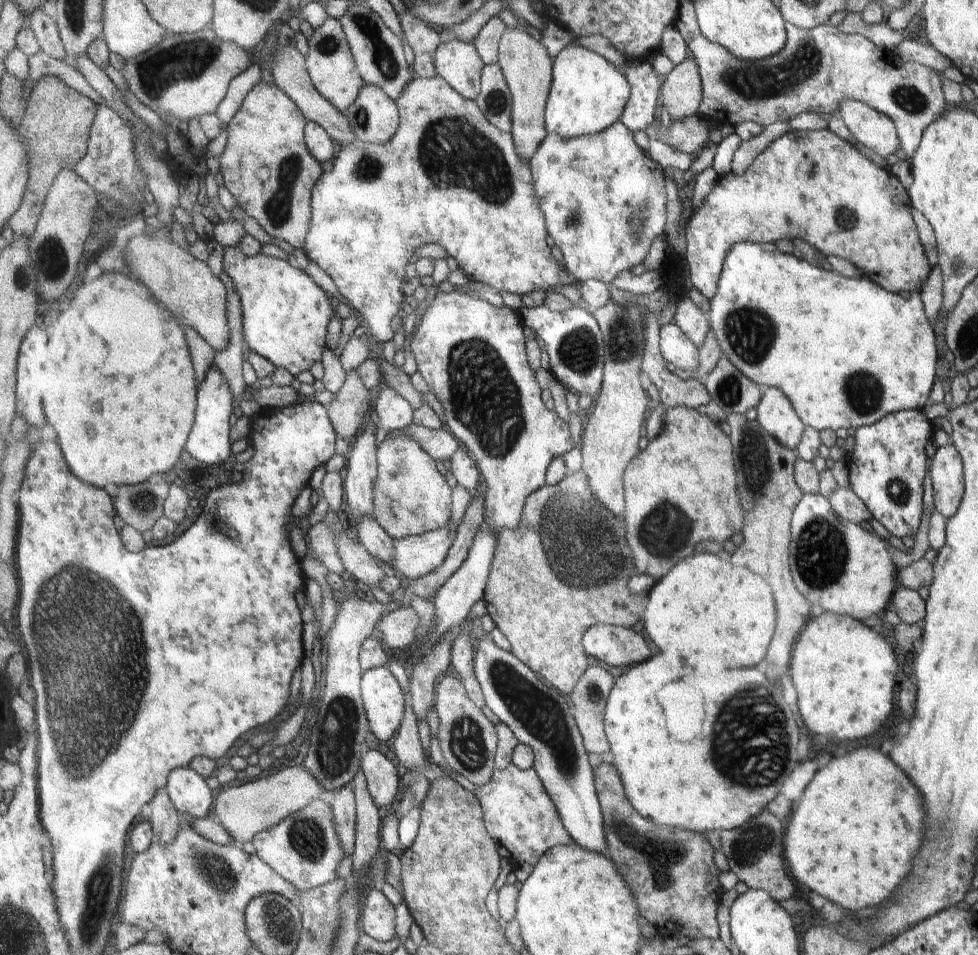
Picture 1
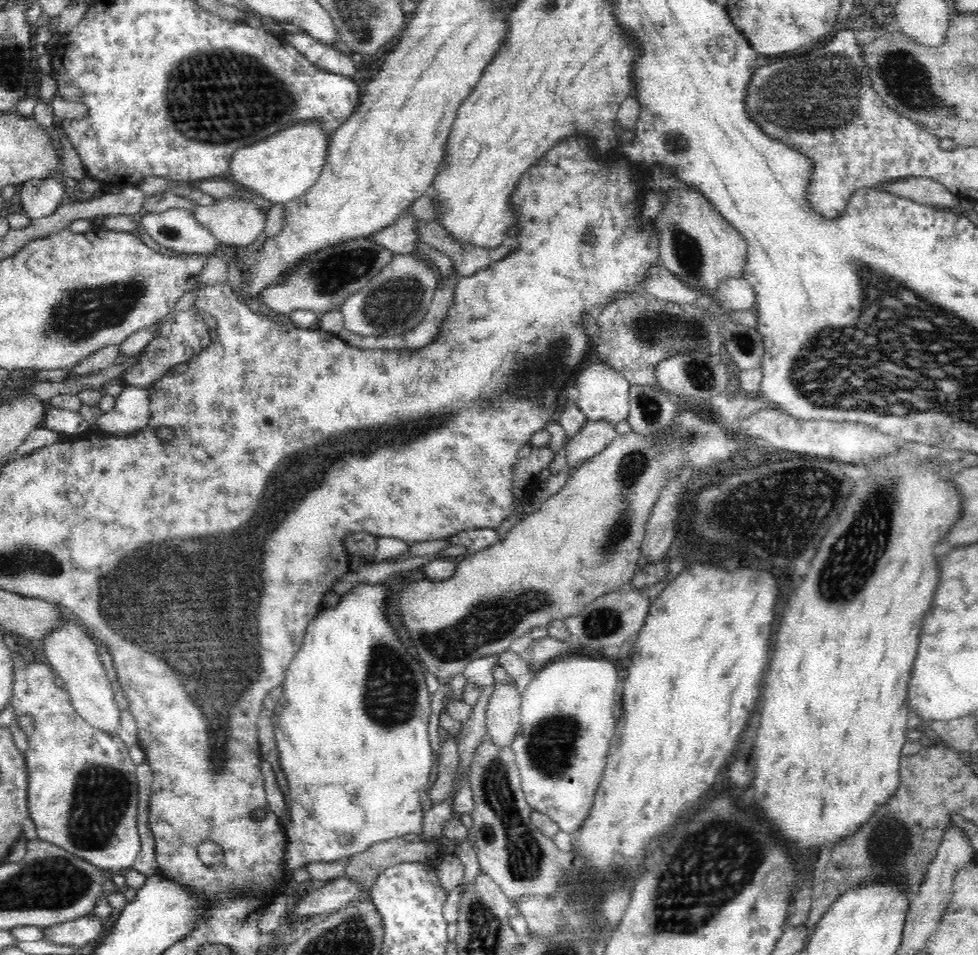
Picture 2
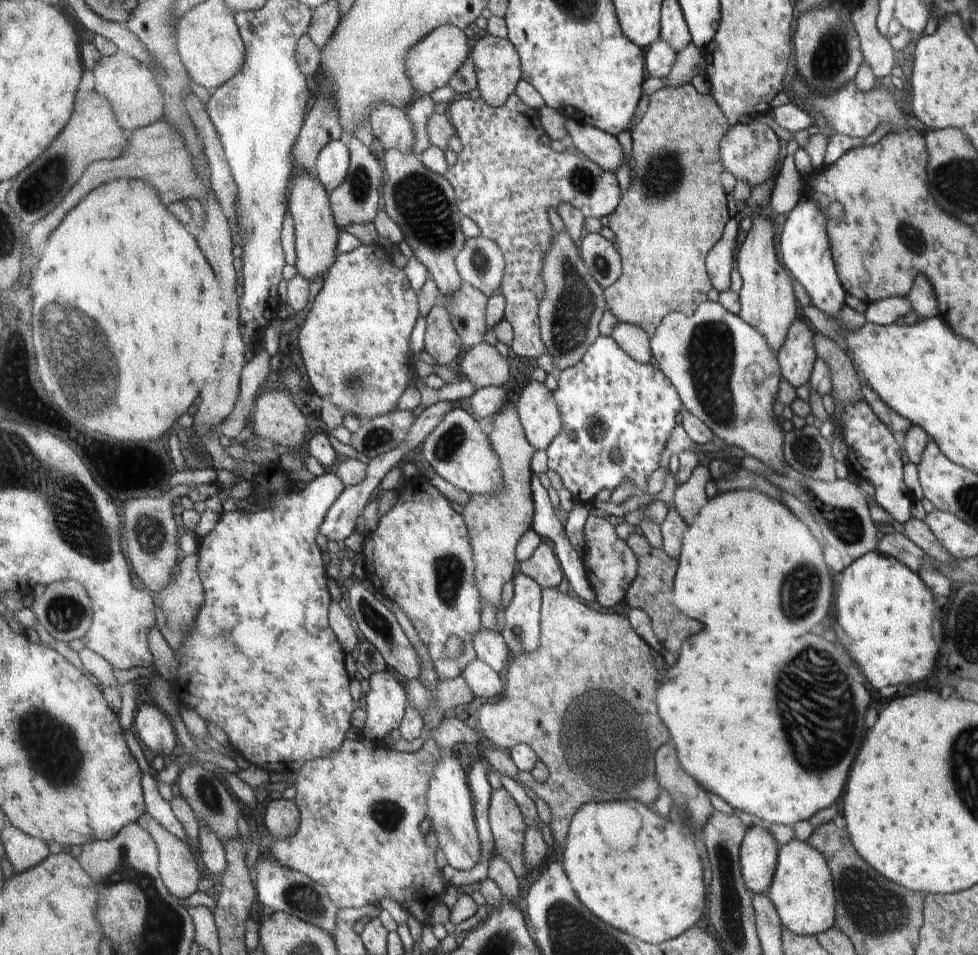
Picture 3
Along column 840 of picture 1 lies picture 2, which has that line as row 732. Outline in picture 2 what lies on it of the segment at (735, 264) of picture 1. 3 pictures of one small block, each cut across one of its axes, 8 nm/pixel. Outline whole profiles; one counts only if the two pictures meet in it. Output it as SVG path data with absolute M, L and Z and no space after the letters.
M384 582L373 585L360 583L349 593L345 594L334 609L320 610L308 625L304 644L292 659L286 671L283 682L283 695L285 705L278 714L278 726L275 728L275 739L278 746L280 765L284 766L282 772L288 780L290 790L290 817L291 823L284 824L286 837L288 837L288 852L285 857L286 884L292 880L292 873L296 868L305 867L308 862L336 862L341 858L350 858L356 854L364 854L372 846L392 840L392 838L407 838L407 835L416 834L422 839L424 814L428 803L425 796L425 785L429 782L432 770L432 747L428 737L428 722L430 722L430 703L432 695L426 687L426 675L422 666L406 651L404 644L400 643L390 625L388 614L388 596L390 588Z

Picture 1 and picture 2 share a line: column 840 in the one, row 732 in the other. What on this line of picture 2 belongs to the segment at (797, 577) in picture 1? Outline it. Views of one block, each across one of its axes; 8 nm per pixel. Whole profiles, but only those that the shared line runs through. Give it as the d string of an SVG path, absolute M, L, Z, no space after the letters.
M576 650L574 653L559 657L554 662L534 672L529 685L521 697L520 732L511 744L511 749L514 751L520 771L521 786L528 805L533 810L552 817L552 820L564 832L574 832L585 818L588 818L592 809L600 780L602 780L602 772L604 772L604 764L606 764L606 756L608 756L608 746L610 746L610 740L612 740L614 728L616 728L616 720L614 720L612 710L614 708L614 690L616 690L618 685L618 670L616 670L614 662L608 661L601 656L596 657L592 652Z

